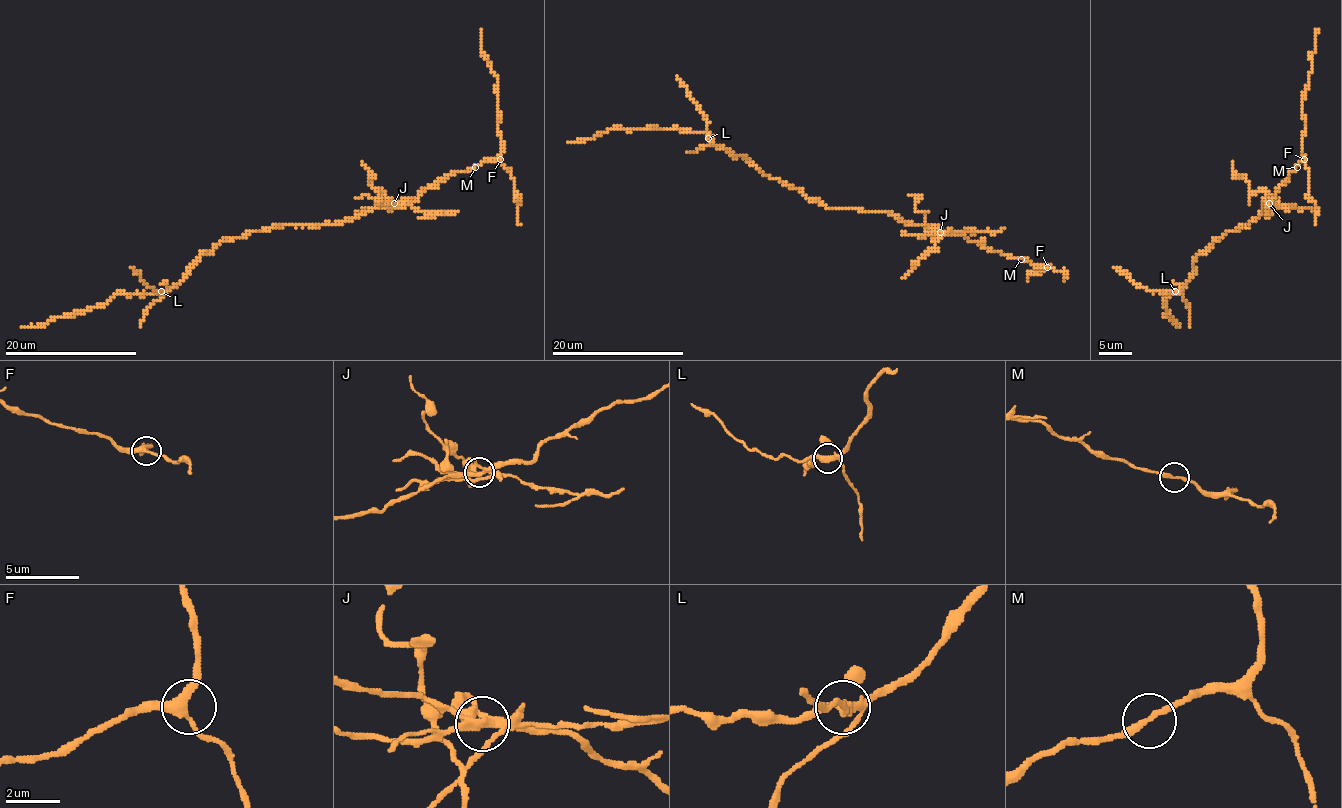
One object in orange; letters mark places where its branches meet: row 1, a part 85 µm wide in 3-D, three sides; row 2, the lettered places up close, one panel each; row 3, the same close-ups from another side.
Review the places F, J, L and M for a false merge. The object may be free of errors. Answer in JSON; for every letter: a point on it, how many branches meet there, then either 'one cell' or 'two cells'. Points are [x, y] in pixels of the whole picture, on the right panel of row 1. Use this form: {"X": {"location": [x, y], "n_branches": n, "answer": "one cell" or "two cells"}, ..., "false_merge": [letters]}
{"F": {"location": [1304, 159], "n_branches": 3, "answer": "one cell"}, "J": {"location": [1269, 203], "n_branches": 5, "answer": "two cells"}, "L": {"location": [1175, 291], "n_branches": 5, "answer": "one cell"}, "M": {"location": [1297, 167], "n_branches": 2, "answer": "one cell"}, "false_merge": ["J"]}

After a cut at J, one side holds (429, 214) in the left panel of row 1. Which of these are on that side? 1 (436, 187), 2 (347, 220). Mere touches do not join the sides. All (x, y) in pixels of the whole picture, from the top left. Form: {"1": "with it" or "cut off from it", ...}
{"1": "cut off from it", "2": "cut off from it"}

